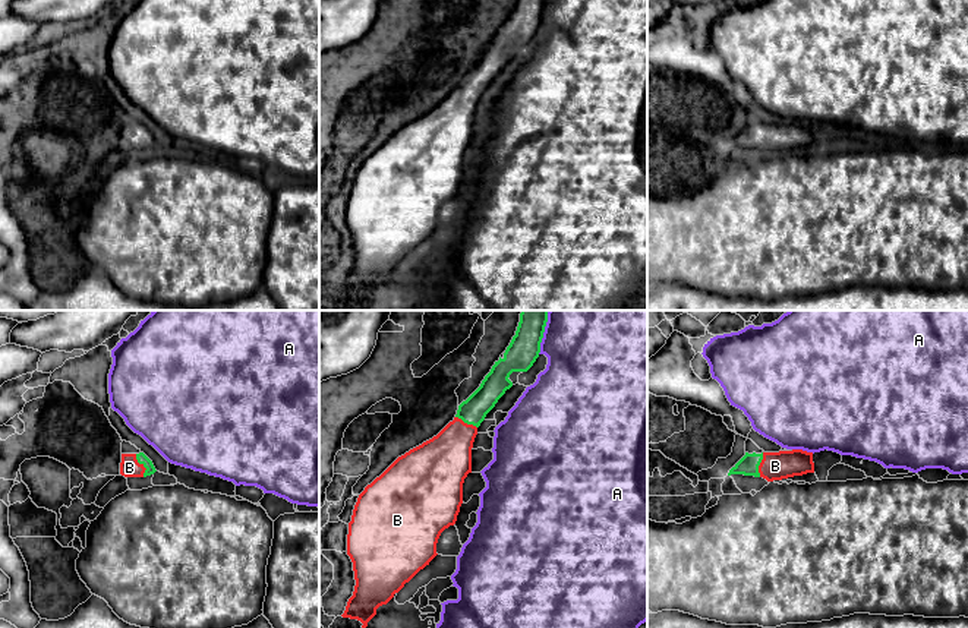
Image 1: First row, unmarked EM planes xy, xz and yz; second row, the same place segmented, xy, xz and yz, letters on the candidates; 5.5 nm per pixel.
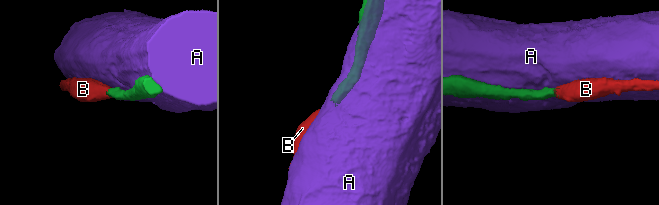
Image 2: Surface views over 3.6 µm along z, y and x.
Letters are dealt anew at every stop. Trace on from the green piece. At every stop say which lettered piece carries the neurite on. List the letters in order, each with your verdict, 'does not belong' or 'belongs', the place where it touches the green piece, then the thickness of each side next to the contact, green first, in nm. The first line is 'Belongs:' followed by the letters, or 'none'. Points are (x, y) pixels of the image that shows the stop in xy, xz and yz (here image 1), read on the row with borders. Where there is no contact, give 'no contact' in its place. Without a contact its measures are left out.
Belongs: B
A: does not belong; contact xz (544, 331); calibres 170 and 500 nm
B: belongs; contact xy (144, 466); calibres 60 and 110 nm

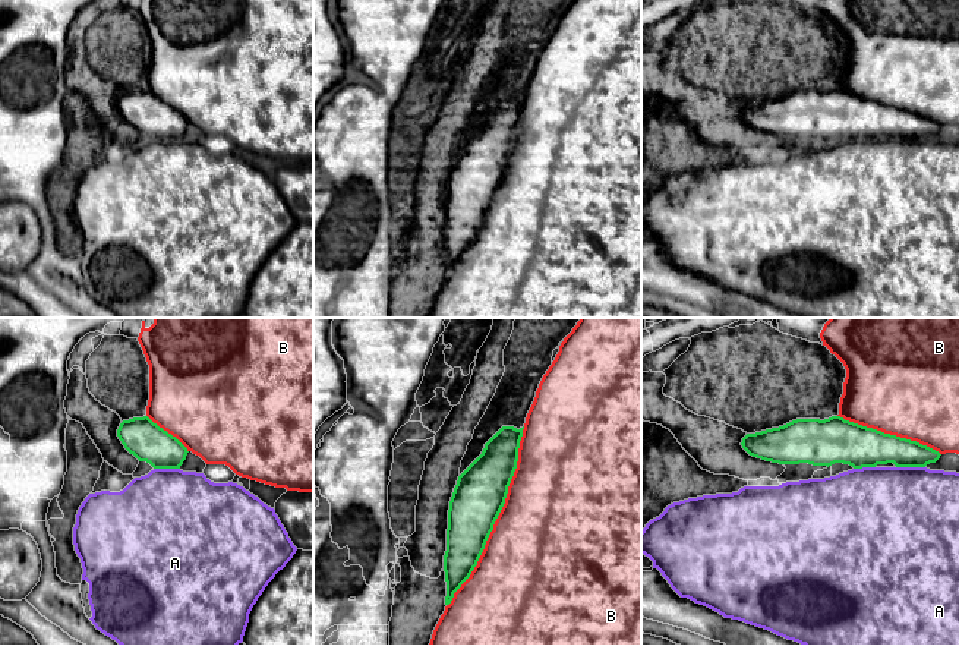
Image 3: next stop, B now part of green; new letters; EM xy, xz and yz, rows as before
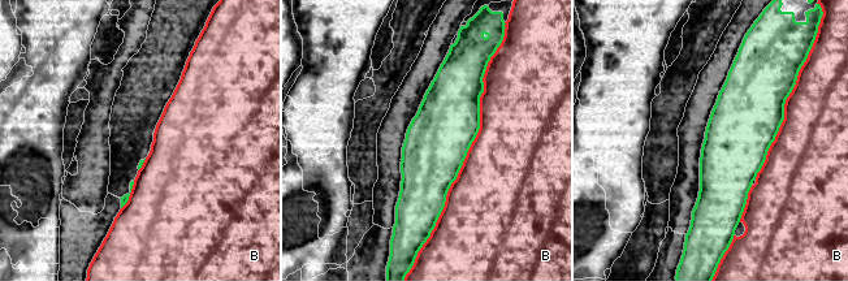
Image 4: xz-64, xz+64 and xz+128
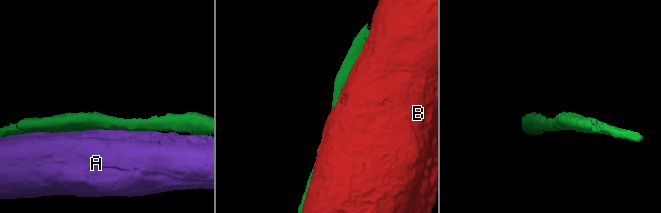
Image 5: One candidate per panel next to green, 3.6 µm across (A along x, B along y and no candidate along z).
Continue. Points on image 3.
Belongs: none
A: does not belong; contact yz (911, 466); calibres 200 and 500 nm
B: does not belong; contact xz (498, 514); calibres 280 and 500 nm

